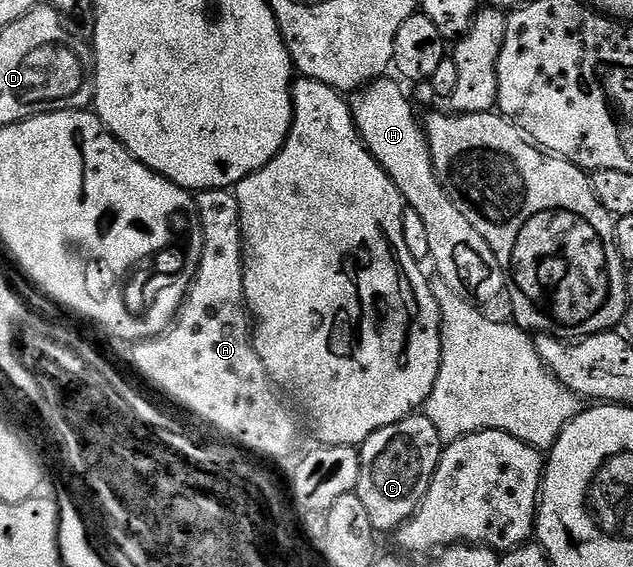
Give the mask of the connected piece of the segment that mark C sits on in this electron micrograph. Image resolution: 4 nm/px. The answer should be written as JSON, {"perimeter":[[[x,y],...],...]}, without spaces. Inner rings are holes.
{"perimeter":[[[424,415],[405,417],[400,423],[392,423],[368,435],[368,439],[362,442],[358,454],[360,479],[356,492],[372,518],[372,527],[379,534],[393,534],[418,512],[424,495],[428,495],[443,448],[442,437]]]}

